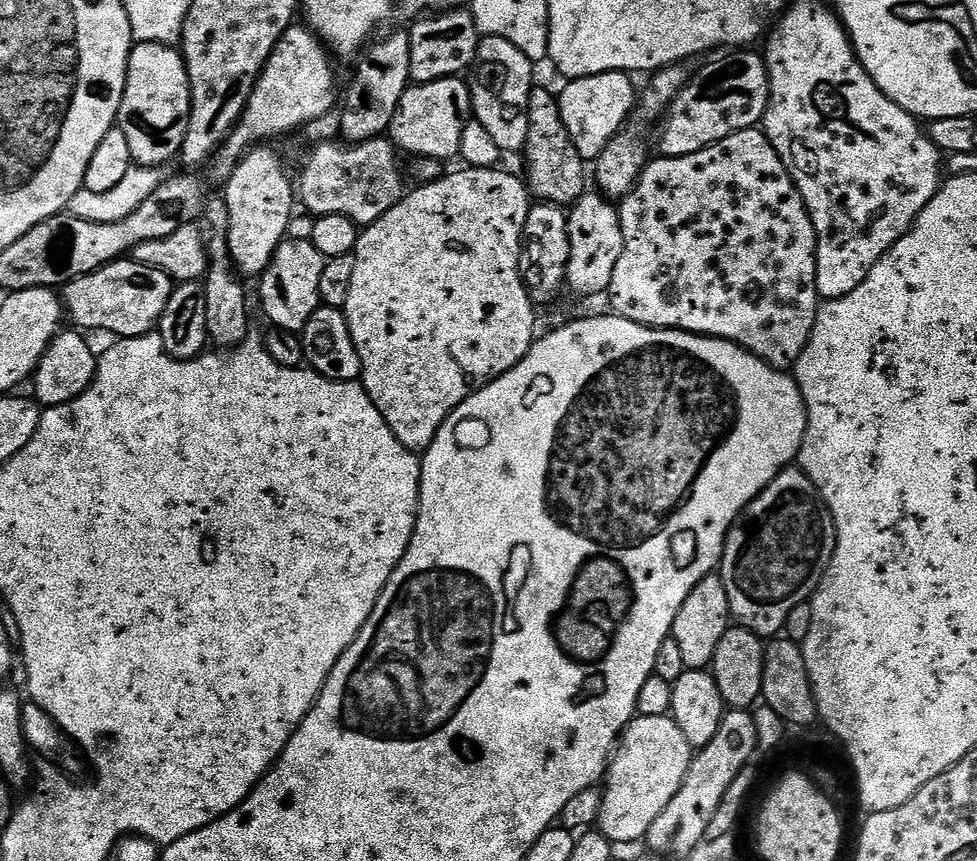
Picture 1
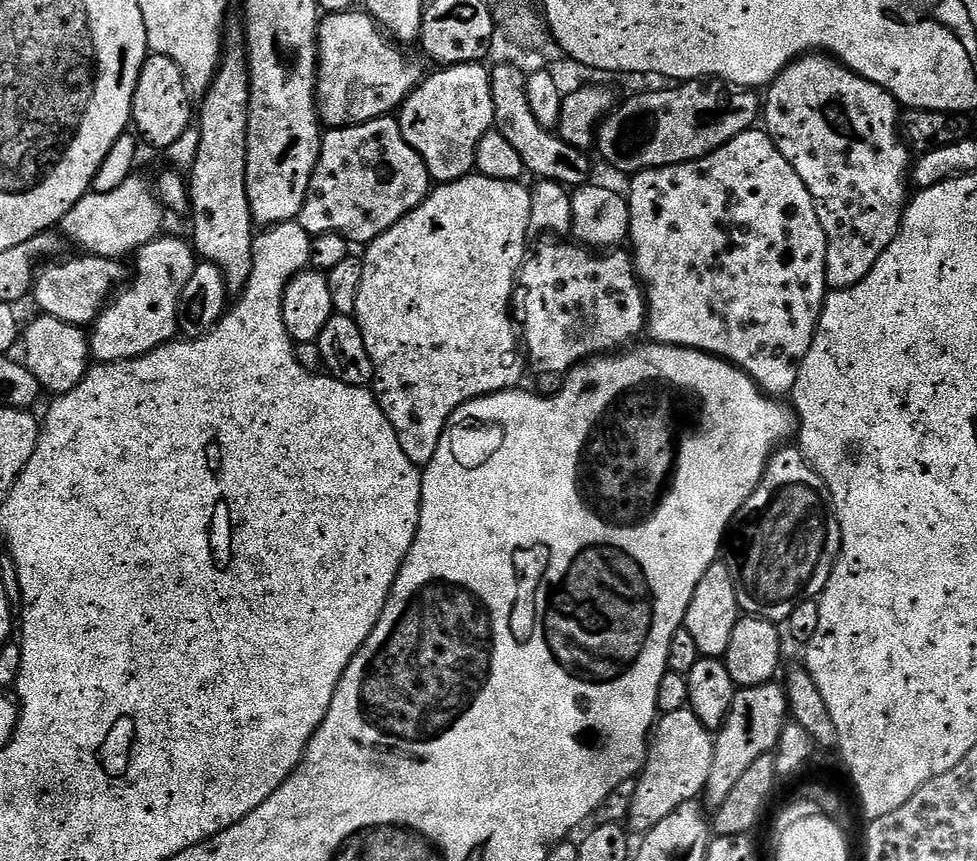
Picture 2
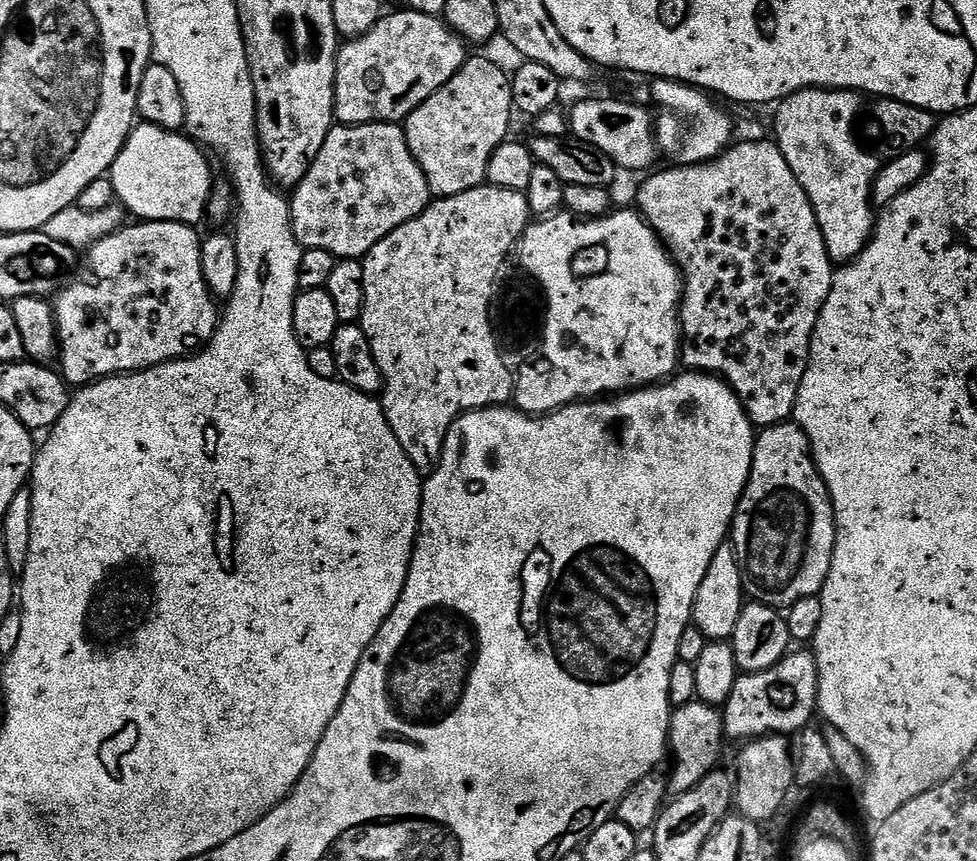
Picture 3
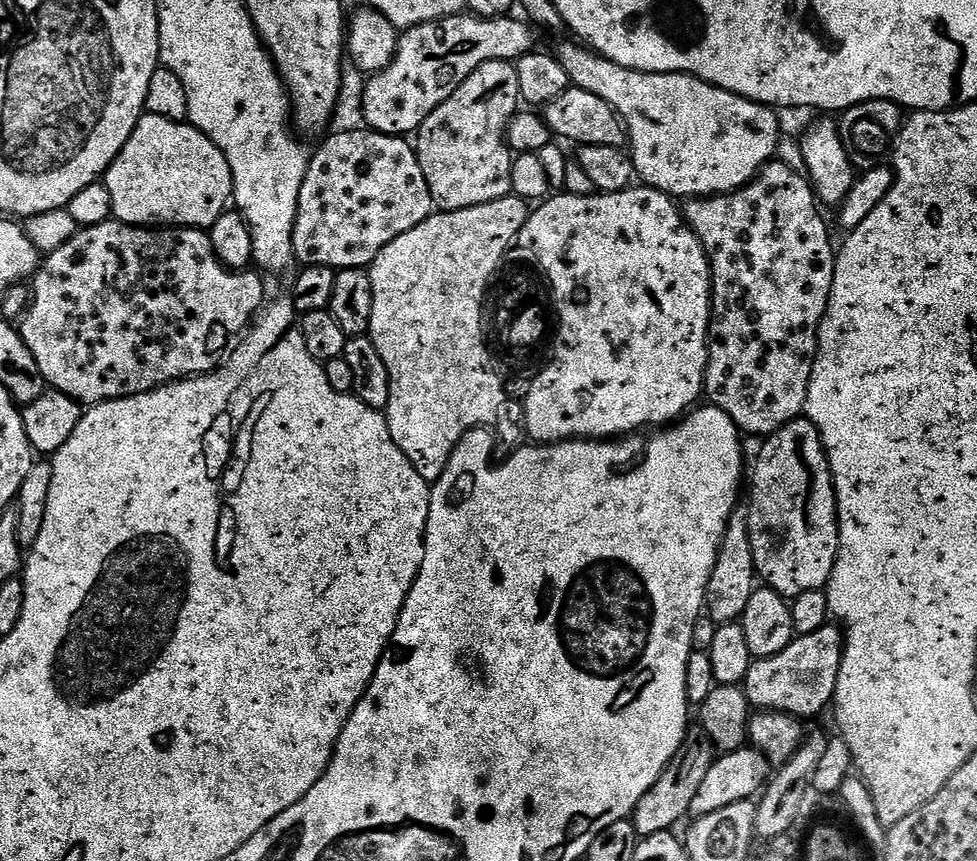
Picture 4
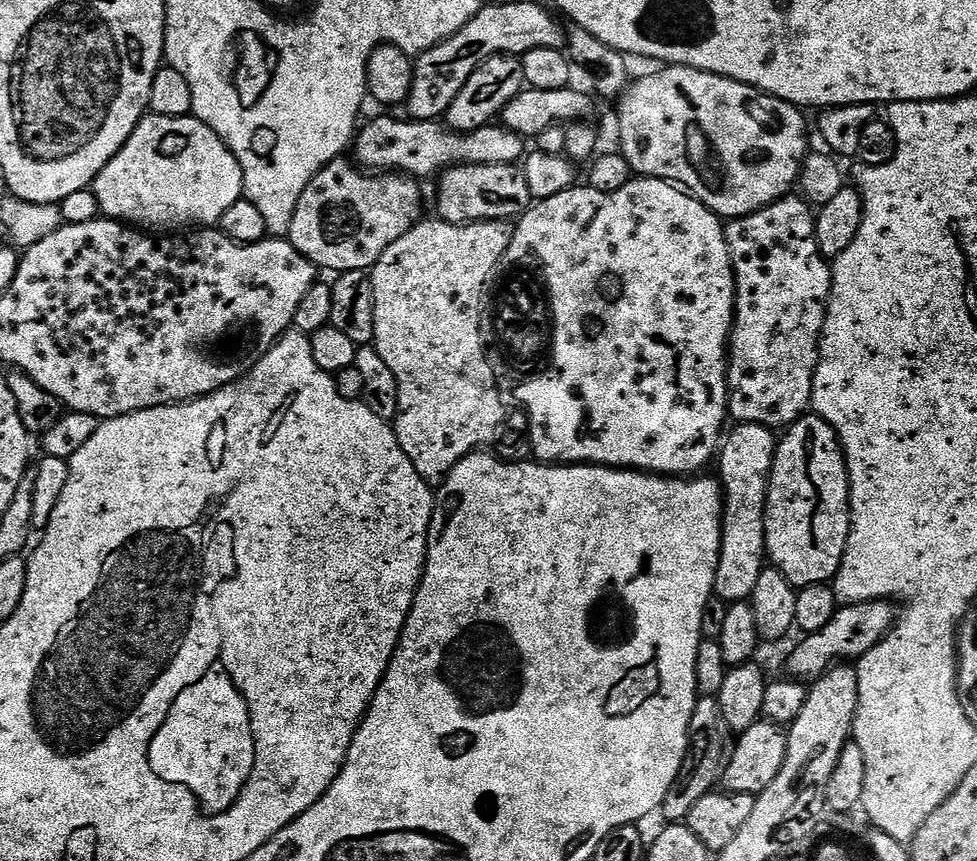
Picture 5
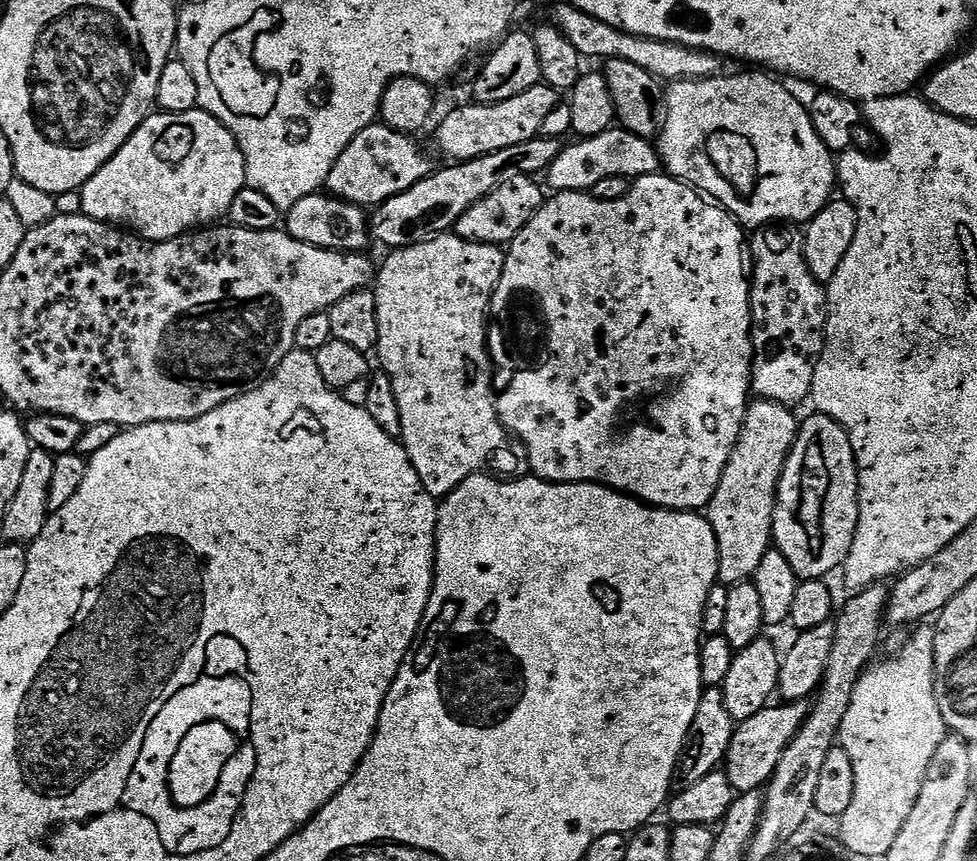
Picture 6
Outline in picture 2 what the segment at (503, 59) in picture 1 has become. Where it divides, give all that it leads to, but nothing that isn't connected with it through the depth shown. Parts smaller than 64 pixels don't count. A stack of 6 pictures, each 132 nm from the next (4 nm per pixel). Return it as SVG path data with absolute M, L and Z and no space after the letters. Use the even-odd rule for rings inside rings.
M500 64L497 68L491 69L492 74L492 93L494 94L494 118L496 119L495 131L502 134L502 138L506 138L506 142L510 142L510 146L514 146L514 150L518 150L525 169L529 173L533 172L536 178L540 180L553 180L565 186L579 186L589 183L592 172L592 164L588 161L589 153L587 151L570 146L565 140L560 139L555 131L538 126L538 118L534 118L534 114L530 114L530 102L526 102L526 72L525 69L515 68L512 64Z

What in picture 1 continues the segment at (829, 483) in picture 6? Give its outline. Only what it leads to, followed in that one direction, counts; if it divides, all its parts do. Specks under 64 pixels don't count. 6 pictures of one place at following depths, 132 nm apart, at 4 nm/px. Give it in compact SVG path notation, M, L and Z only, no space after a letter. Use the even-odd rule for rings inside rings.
M799 467L785 468L740 513L724 539L724 555L720 558L718 575L726 586L731 619L739 627L748 628L761 638L772 638L783 633L790 610L794 610L796 604L811 601L835 549L836 527L820 492Z

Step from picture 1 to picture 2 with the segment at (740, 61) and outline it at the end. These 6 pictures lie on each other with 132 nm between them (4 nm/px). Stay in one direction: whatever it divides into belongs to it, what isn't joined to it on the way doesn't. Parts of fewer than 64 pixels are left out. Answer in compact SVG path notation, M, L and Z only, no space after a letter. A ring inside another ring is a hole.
M711 78L686 80L675 86L664 86L661 92L648 92L645 96L632 96L624 105L613 107L596 129L595 147L600 148L604 160L620 172L635 174L648 168L665 168L675 164L685 164L714 150L726 146L738 134L749 131L752 124L761 119L762 100L755 91L734 88L730 84L717 82Z

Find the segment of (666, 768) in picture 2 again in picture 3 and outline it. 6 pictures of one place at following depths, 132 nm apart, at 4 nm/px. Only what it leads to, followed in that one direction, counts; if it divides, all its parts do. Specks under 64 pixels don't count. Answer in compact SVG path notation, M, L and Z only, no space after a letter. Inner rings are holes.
M697 698L692 700L686 706L675 709L672 714L672 727L670 729L670 756L676 759L676 765L670 773L670 788L673 793L679 794L689 792L694 785L702 782L706 774L717 771L720 755L724 752L724 740L726 733L724 731L724 717L719 707L706 704L703 700Z

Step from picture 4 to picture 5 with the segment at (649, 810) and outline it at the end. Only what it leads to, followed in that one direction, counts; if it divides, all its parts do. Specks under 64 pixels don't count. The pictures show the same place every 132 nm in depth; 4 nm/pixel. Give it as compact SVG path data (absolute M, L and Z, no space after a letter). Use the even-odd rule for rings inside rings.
M703 696L696 702L694 714L691 718L689 731L693 734L700 734L691 741L689 753L684 757L683 766L680 770L679 778L672 784L672 788L667 792L660 807L660 814L666 818L667 823L681 823L688 817L690 809L699 798L710 792L719 781L723 771L724 759L724 736L722 730L723 716L721 714L720 701L717 697ZM716 782L716 784L715 784Z

